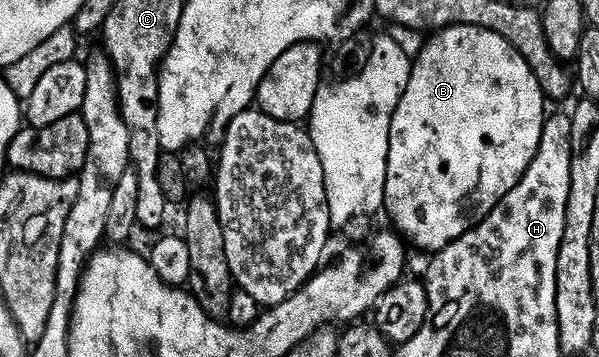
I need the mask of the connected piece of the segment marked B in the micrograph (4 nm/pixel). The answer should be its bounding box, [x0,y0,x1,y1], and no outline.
[383,25,546,253]

